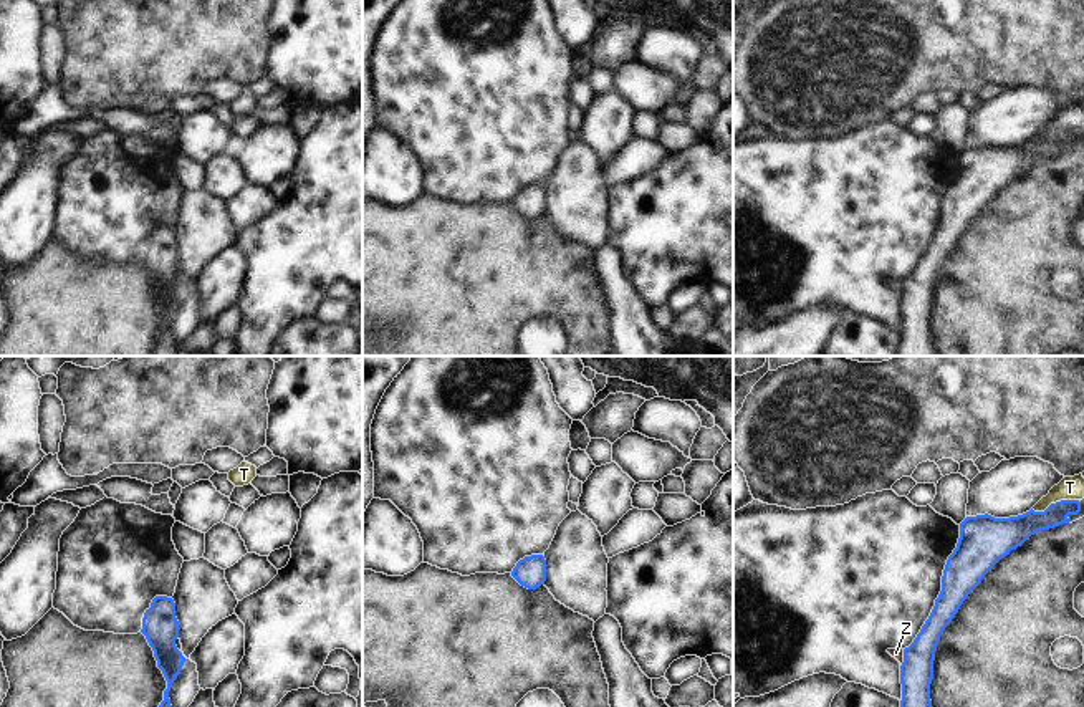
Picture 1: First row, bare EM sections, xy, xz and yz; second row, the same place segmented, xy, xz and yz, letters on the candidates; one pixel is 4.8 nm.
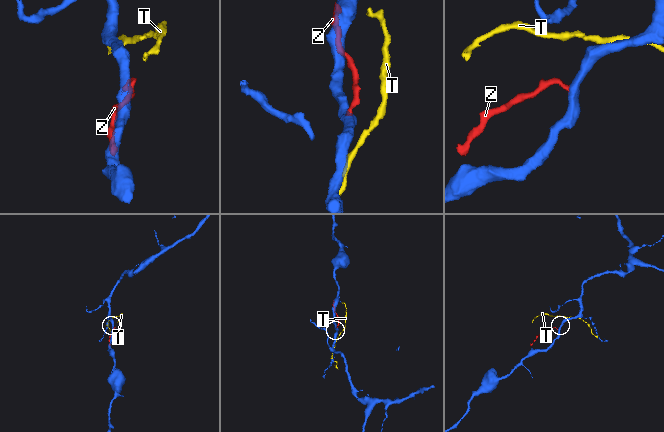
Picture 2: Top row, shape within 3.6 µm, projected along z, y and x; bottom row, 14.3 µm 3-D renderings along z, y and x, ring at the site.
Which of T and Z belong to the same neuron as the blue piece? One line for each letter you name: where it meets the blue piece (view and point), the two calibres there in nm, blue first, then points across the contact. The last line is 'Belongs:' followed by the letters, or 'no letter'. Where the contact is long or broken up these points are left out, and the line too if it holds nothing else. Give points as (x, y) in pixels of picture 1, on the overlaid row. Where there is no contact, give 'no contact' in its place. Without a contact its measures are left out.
Z: meets blue in yz at (904, 658); 160 nm thick on the blue side, 50 nm on the other; runs through yz (917, 669), (904, 658), (896, 653)
Belongs: Z

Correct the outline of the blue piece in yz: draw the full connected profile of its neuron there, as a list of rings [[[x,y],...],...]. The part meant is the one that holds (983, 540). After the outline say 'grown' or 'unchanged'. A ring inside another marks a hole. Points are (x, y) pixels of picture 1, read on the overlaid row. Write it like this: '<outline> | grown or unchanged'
[[[1061,500],[1051,503],[1044,512],[1031,508],[1010,518],[985,513],[966,517],[960,523],[960,538],[947,560],[942,591],[928,619],[909,647],[887,649],[900,662],[900,707],[932,707],[930,684],[940,636],[985,575],[1031,535],[1069,523],[1067,517],[1079,512],[1079,500]]] | grown

